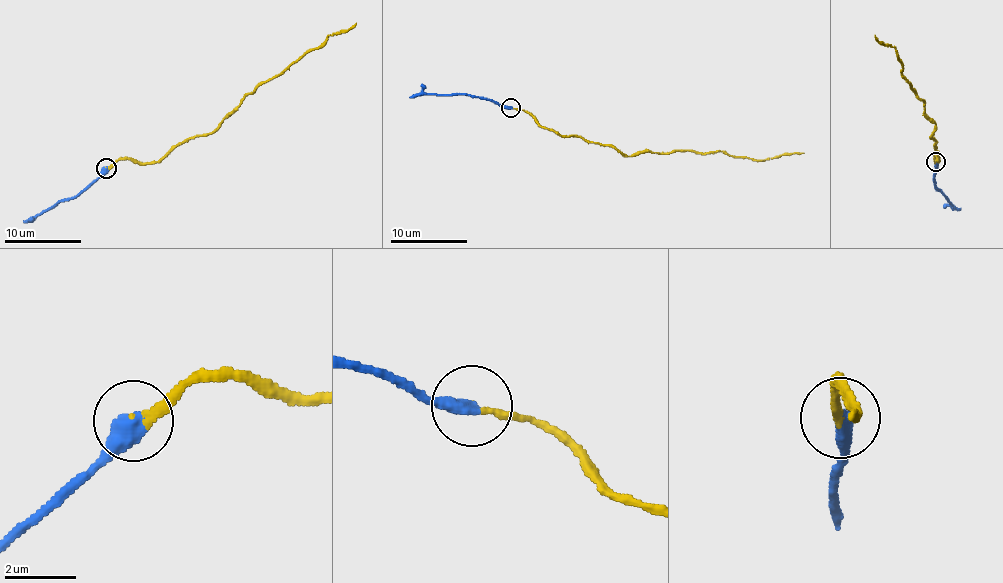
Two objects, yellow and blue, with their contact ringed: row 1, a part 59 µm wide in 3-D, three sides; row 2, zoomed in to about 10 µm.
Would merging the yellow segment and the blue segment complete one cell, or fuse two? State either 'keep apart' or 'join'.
join

